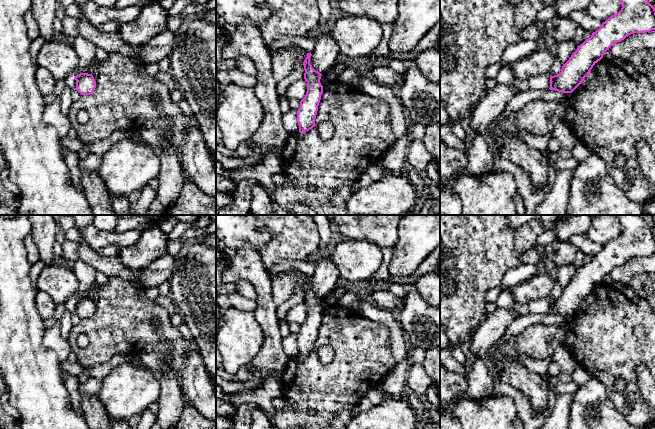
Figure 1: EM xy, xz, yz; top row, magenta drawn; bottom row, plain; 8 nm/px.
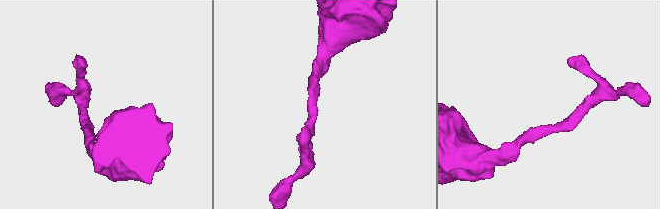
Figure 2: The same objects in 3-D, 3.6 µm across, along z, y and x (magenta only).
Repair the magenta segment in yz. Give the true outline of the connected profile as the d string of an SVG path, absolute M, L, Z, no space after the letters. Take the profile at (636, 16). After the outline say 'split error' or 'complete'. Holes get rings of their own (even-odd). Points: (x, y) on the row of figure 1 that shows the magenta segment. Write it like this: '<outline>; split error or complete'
M648 0L620 1L621 10L577 48L559 74L550 76L550 90L572 93L611 46L631 34L655 30L655 8Z; complete

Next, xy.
M80 73L79 75L75 76L74 79L76 80L75 89L81 95L90 95L94 92L96 88L96 81L92 74Z; complete

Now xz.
M311 52L307 53L304 65L304 79L307 82L307 92L300 101L300 107L297 110L297 122L299 132L303 133L315 127L315 118L318 106L323 93L323 86L320 83L322 74L316 71L310 64Z; complete

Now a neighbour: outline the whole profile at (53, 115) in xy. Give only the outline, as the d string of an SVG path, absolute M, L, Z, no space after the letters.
M59 98L46 104L43 113L43 122L53 126L61 137L65 137L71 128L71 122L68 116L64 115Z

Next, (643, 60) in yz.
M655 48L637 50L627 61L621 58L613 58L611 62L620 67L625 63L632 64L637 73L646 76L655 86Z

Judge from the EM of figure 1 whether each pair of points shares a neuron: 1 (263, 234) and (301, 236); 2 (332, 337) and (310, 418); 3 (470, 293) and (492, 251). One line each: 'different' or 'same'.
1: different
2: same
3: same

